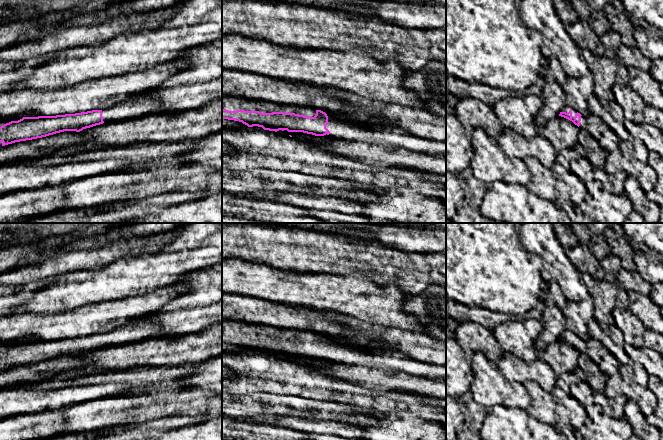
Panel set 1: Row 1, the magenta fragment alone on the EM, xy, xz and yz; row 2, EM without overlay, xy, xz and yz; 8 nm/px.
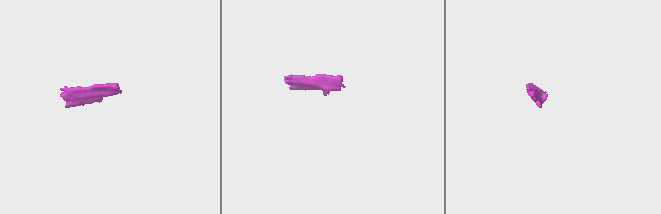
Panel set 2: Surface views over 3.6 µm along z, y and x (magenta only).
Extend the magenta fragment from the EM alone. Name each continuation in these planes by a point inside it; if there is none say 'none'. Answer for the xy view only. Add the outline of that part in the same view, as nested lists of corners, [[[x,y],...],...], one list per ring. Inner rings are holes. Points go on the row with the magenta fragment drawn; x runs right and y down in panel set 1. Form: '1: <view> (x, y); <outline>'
1: xy (132, 108); [[[138,97],[121,103],[115,103],[111,107],[102,110],[104,123],[134,119],[151,114],[147,107],[142,104],[156,102],[151,98]],[[156,102],[158,104],[158,102]]]

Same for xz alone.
1: xz (230, 103); [[[222,96],[222,109],[228,111],[259,111],[262,113],[295,113],[307,117],[314,117],[316,115],[316,109],[313,107],[285,106],[261,100],[237,98],[234,96]]]
2: xz (352, 140); [[[328,117],[326,128],[330,131],[330,134],[324,136],[332,139],[329,144],[331,151],[340,155],[360,160],[370,165],[377,165],[379,167],[400,166],[438,175],[446,175],[446,157],[415,152],[400,146],[376,144],[374,142],[375,131],[359,124],[344,122],[335,118]]]

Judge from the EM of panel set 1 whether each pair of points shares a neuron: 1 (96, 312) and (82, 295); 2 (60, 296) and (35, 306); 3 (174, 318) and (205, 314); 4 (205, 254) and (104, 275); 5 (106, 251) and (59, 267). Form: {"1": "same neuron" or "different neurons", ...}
{"1": "different neurons", "2": "same neuron", "3": "same neuron", "4": "same neuron", "5": "same neuron"}

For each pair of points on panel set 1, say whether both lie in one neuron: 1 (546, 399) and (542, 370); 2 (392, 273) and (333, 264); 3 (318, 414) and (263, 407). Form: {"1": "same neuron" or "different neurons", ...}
{"1": "different neurons", "2": "same neuron", "3": "same neuron"}

